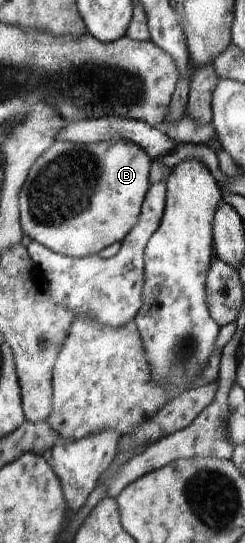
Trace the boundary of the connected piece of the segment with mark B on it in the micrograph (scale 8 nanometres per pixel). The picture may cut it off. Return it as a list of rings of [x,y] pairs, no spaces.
[[[56,141],[36,160],[20,192],[19,219],[23,233],[32,242],[65,256],[81,258],[96,255],[110,244],[124,240],[139,223],[144,200],[150,191],[150,173],[150,155],[134,141]]]

